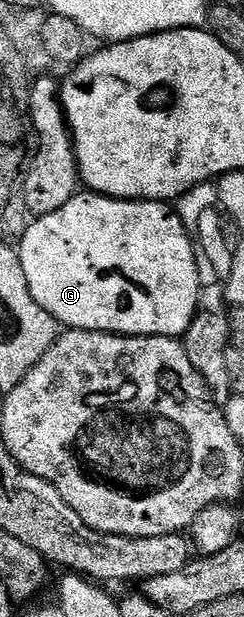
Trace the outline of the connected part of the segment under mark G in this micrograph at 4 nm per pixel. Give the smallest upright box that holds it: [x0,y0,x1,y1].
[17,191,200,339]

